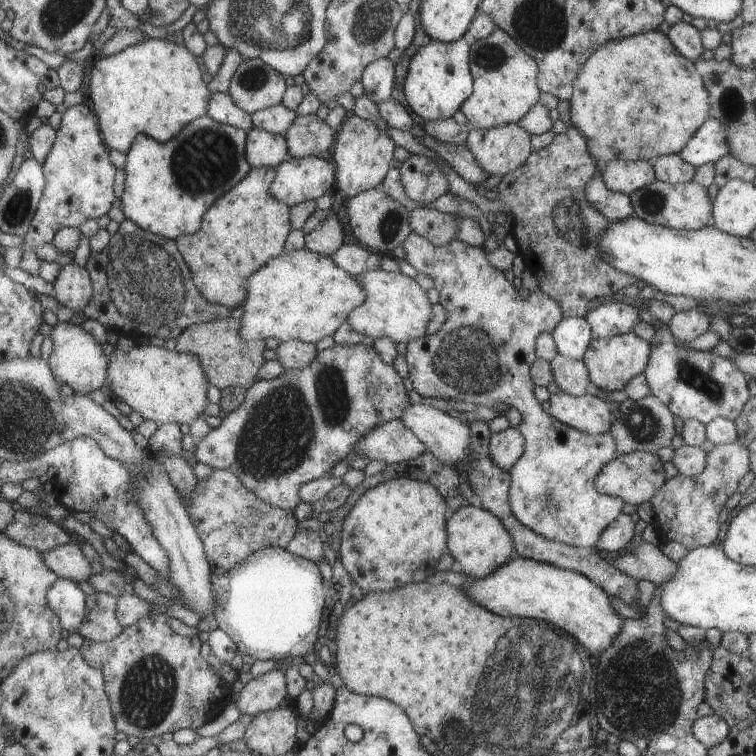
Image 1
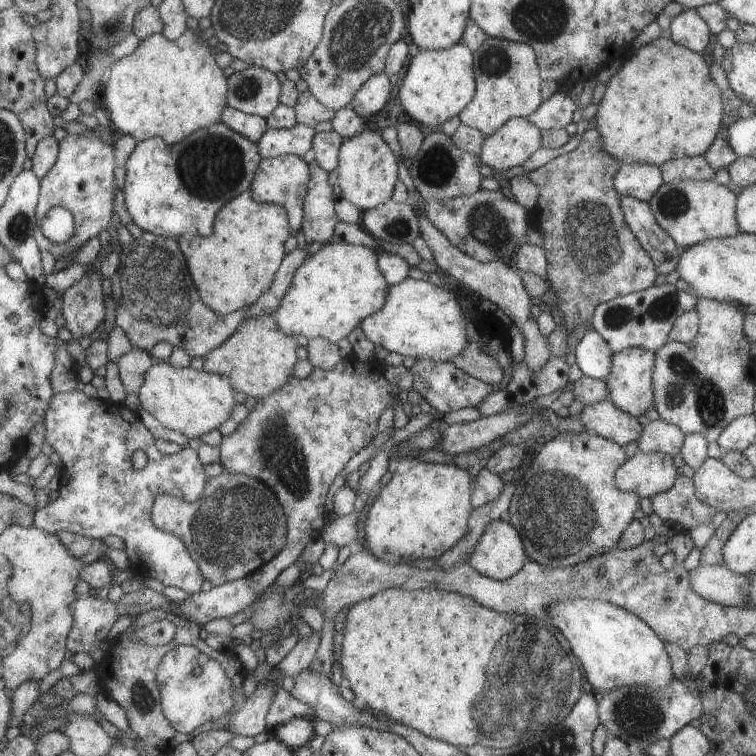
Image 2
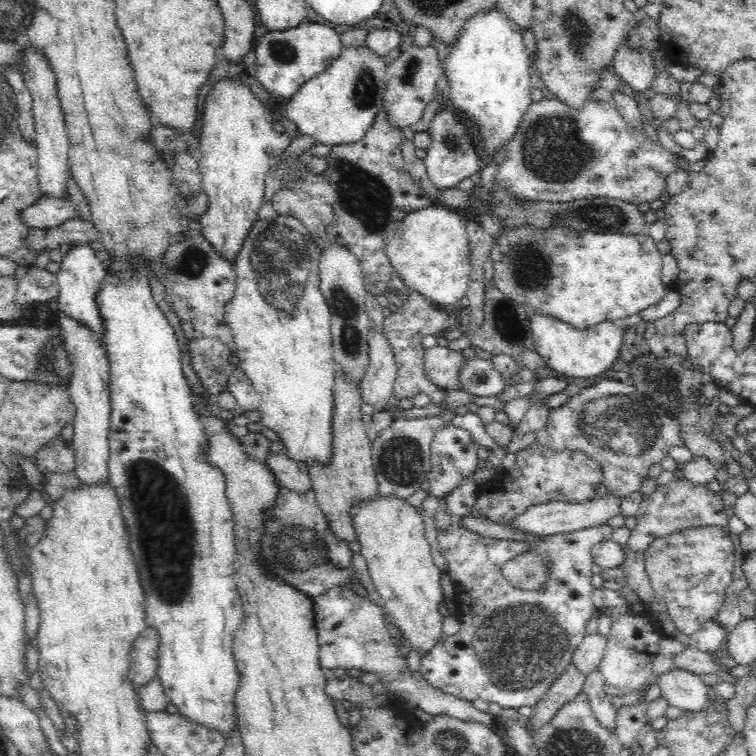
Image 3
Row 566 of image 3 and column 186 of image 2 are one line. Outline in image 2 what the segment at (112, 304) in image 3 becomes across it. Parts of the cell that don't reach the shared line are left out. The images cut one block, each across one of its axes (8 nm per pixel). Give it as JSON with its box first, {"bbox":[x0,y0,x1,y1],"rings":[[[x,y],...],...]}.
{"bbox":[121,122,260,239],"rings":[[[221,122],[197,129],[172,145],[164,143],[162,138],[149,137],[136,143],[125,162],[124,185],[121,188],[124,206],[134,224],[142,231],[173,239],[183,236],[185,232],[191,236],[209,236],[217,210],[250,188],[260,158],[257,144]]]}

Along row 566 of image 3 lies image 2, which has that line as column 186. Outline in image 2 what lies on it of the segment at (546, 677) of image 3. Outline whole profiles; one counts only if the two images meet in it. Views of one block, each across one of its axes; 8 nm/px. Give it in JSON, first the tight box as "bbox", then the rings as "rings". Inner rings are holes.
{"bbox":[34,389,206,594],"rings":[[[74,389],[54,396],[46,412],[44,428],[45,441],[59,454],[63,470],[59,475],[59,496],[52,504],[37,509],[34,525],[52,533],[67,531],[94,539],[105,540],[111,535],[119,537],[124,542],[124,550],[133,572],[143,578],[155,578],[164,586],[175,586],[191,594],[199,591],[203,582],[202,573],[198,569],[198,563],[185,548],[185,543],[171,533],[160,531],[151,518],[153,502],[159,495],[173,495],[190,503],[205,492],[203,486],[206,486],[206,472],[203,472],[197,451],[187,446],[171,456],[163,456],[153,444],[153,435],[124,404],[113,403],[109,408],[108,399],[87,398],[82,391]],[[135,450],[146,453],[146,465],[140,470],[133,469],[131,465],[131,454]]]}

